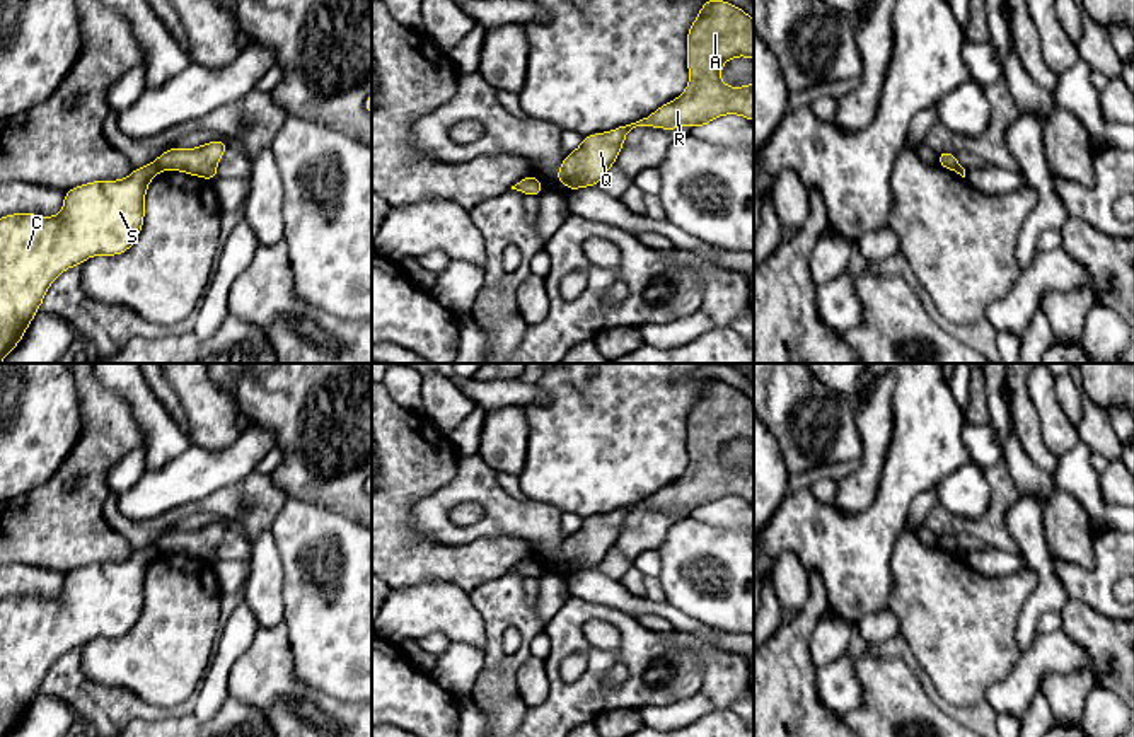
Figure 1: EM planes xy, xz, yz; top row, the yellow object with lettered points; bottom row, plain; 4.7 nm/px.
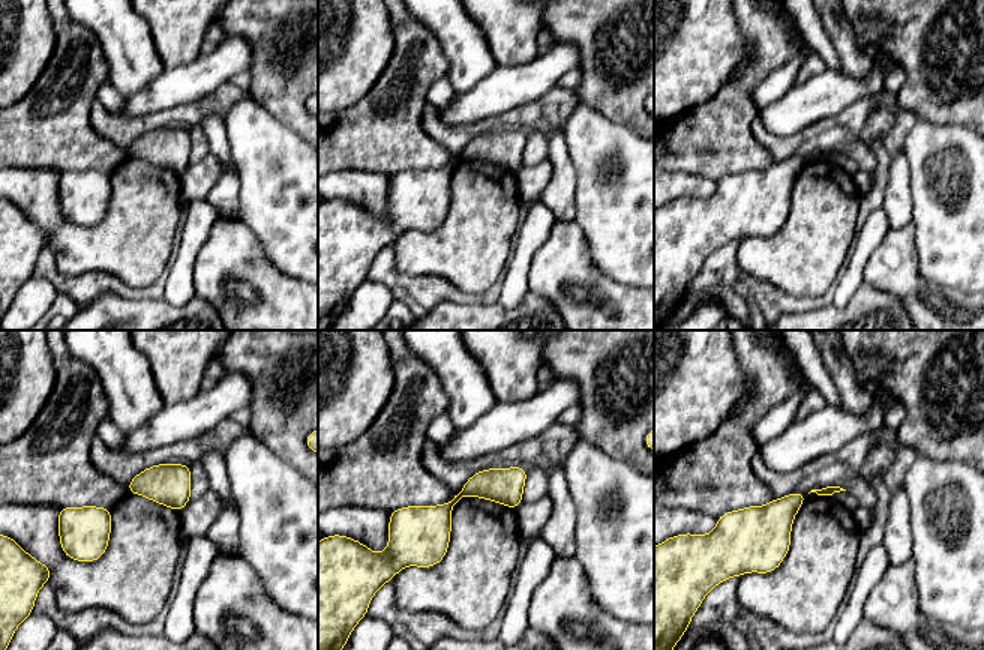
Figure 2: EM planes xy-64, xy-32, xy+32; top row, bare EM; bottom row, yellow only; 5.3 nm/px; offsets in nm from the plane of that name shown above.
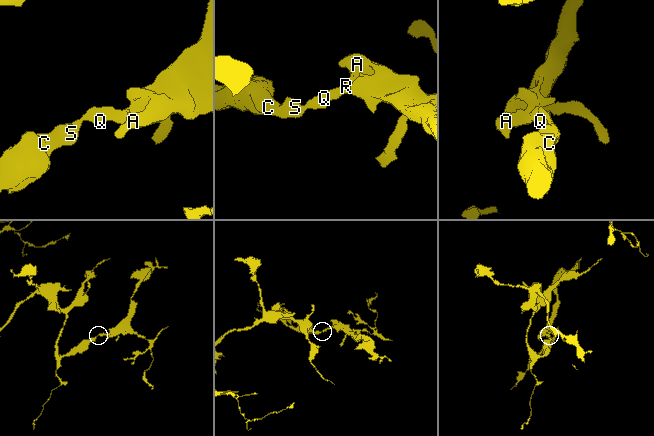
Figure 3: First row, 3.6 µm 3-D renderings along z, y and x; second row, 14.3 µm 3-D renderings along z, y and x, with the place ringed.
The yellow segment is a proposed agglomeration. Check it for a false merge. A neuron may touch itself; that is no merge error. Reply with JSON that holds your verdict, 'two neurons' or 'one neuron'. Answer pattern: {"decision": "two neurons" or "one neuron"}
{"decision": "two neurons"}

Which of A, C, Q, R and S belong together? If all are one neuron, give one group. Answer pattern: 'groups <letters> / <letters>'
groups A Q R / C S

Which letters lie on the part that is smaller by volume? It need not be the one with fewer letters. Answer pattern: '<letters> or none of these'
A, Q, R

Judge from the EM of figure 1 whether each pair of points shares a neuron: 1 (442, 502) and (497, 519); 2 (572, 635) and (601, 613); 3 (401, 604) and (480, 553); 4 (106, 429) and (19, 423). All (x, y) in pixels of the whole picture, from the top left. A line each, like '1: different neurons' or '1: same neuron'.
1: same neuron
2: same neuron
3: different neurons
4: different neurons

